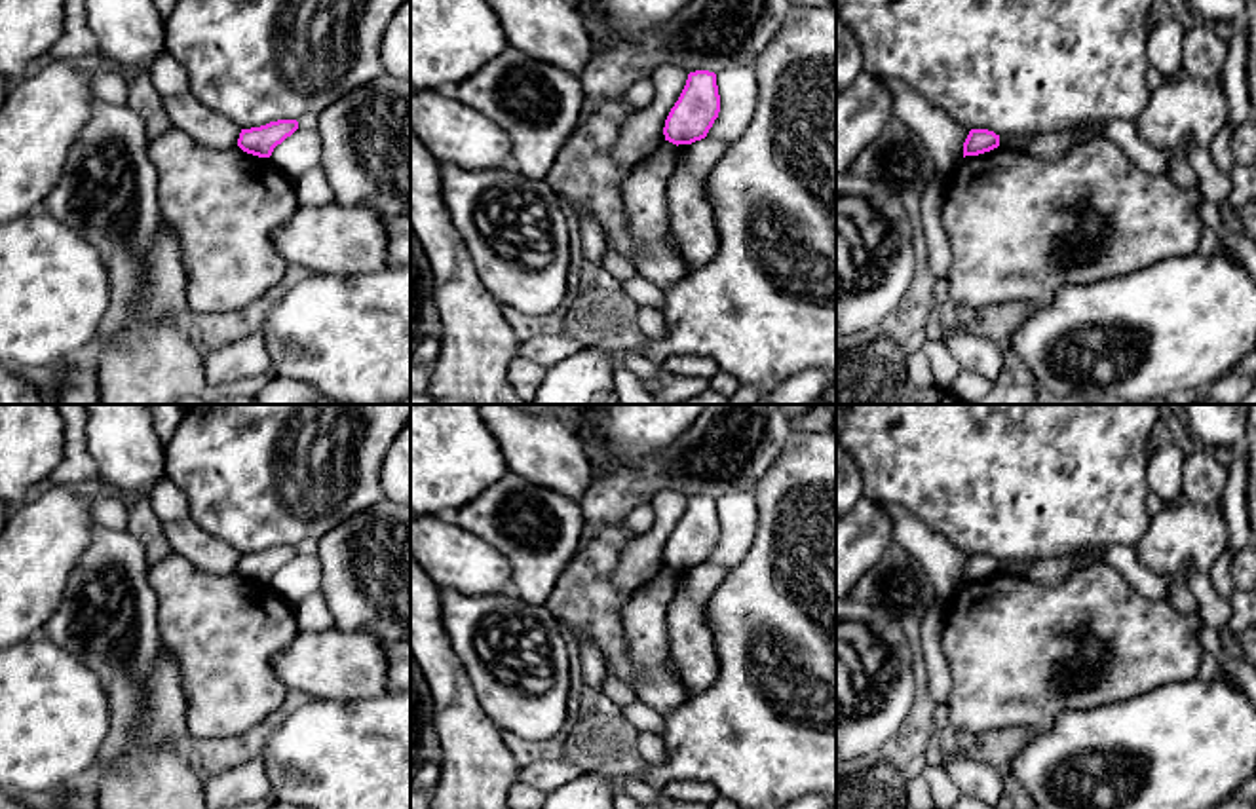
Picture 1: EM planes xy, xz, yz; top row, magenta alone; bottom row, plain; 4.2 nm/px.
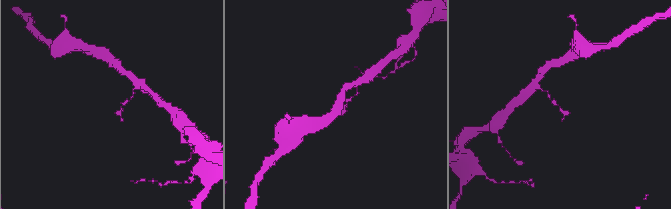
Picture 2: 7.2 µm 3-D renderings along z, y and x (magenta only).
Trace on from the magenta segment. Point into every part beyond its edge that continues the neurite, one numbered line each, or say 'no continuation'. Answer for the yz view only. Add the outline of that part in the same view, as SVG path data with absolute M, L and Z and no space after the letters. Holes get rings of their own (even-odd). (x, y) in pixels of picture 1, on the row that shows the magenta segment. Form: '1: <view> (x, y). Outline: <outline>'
no continuation

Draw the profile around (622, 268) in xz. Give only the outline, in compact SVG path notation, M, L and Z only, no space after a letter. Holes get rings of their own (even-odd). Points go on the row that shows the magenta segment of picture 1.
M612 247L606 249L606 254L602 258L602 266L608 273L612 273L619 283L633 277L637 273L633 262L625 256L621 256Z

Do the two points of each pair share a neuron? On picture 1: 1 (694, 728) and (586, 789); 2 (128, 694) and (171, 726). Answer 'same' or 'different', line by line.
1: different
2: different

